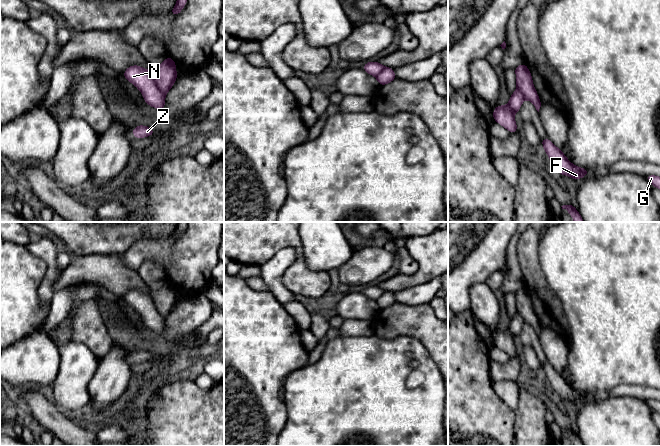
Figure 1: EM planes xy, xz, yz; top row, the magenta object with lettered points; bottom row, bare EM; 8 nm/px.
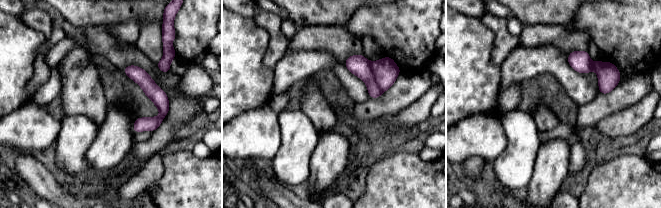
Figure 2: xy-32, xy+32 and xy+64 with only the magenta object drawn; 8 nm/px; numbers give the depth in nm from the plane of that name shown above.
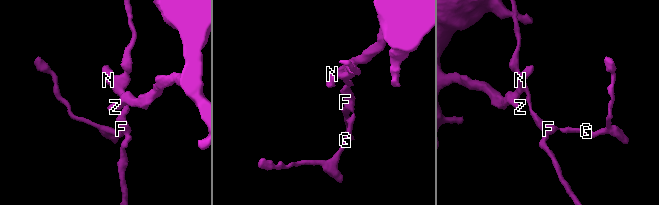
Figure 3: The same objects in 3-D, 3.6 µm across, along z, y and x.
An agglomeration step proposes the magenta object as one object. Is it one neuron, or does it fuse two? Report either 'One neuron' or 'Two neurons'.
Two neurons

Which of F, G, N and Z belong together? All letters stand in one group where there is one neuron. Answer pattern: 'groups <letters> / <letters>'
groups F G / N Z

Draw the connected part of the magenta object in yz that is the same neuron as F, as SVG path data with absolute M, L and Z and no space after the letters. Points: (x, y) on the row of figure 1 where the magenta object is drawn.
M548 138L541 140L541 143L545 149L546 154L549 156L555 169L560 175L569 176L575 180L588 175L590 172L584 168L574 166Z

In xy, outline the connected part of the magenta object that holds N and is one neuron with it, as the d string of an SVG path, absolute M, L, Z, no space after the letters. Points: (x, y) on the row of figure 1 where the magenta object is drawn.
M133 65L123 72L123 76L141 91L147 105L160 110L164 108L165 94L156 86L150 71Z

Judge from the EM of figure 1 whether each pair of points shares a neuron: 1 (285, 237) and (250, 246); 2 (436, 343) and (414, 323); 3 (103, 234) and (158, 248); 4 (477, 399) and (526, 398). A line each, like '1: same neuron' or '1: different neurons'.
1: same neuron
2: same neuron
3: different neurons
4: different neurons

